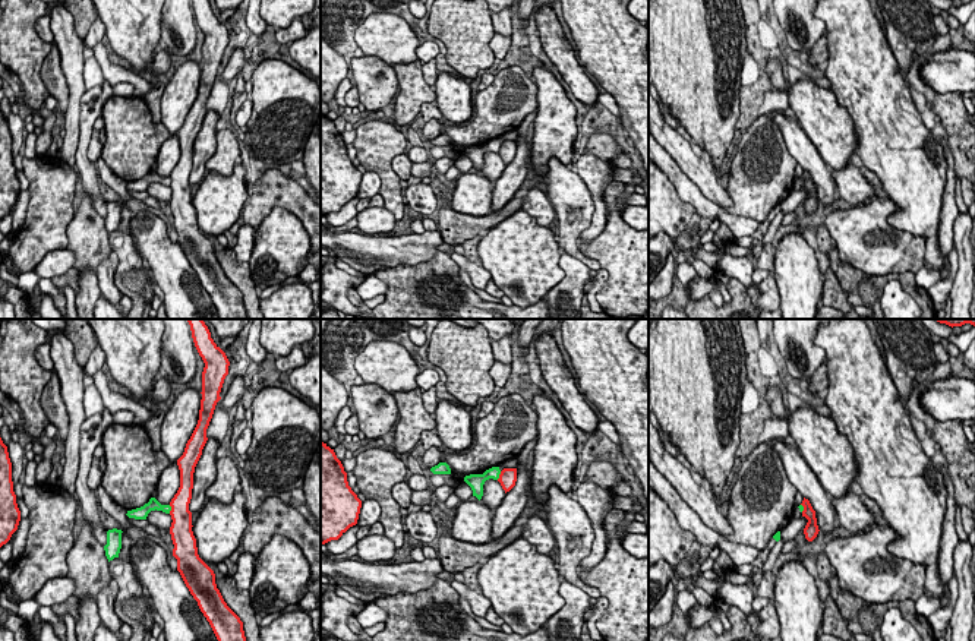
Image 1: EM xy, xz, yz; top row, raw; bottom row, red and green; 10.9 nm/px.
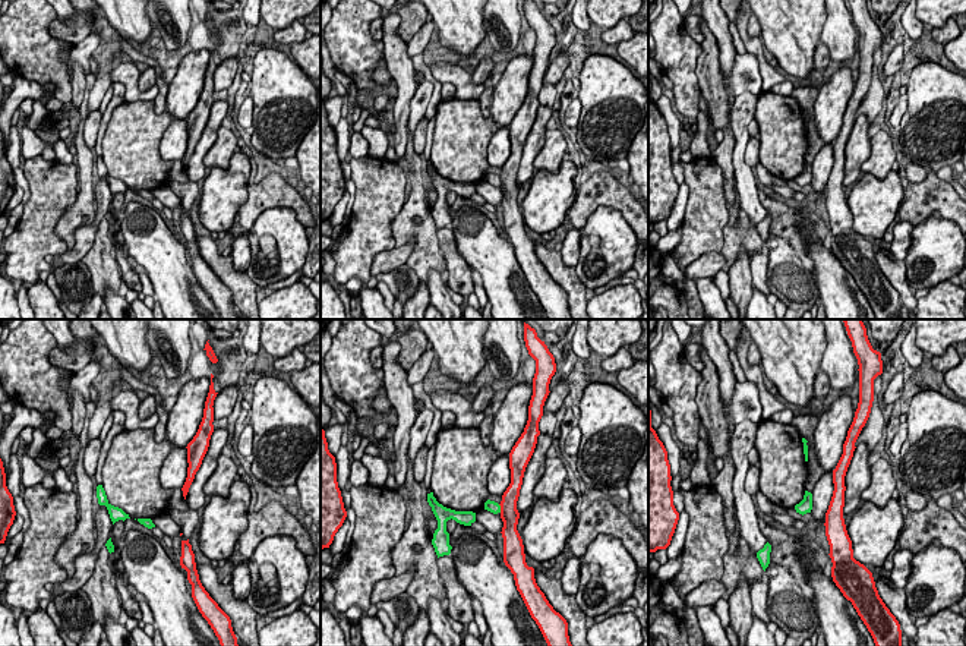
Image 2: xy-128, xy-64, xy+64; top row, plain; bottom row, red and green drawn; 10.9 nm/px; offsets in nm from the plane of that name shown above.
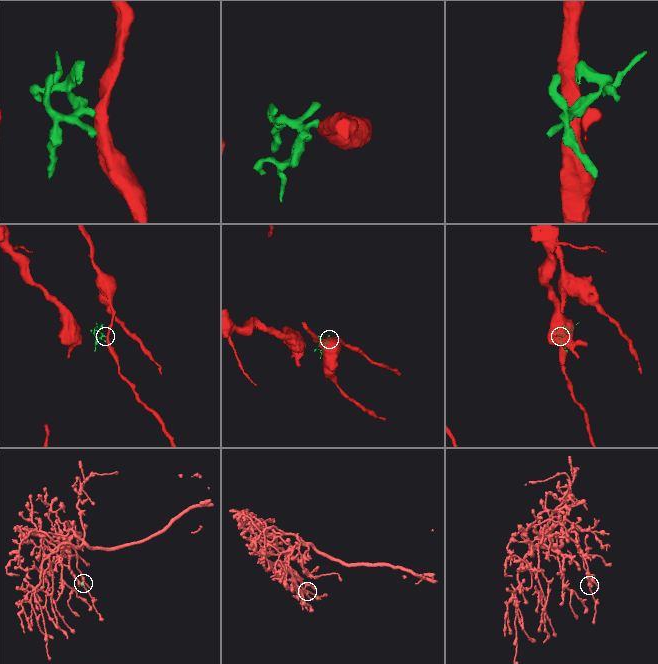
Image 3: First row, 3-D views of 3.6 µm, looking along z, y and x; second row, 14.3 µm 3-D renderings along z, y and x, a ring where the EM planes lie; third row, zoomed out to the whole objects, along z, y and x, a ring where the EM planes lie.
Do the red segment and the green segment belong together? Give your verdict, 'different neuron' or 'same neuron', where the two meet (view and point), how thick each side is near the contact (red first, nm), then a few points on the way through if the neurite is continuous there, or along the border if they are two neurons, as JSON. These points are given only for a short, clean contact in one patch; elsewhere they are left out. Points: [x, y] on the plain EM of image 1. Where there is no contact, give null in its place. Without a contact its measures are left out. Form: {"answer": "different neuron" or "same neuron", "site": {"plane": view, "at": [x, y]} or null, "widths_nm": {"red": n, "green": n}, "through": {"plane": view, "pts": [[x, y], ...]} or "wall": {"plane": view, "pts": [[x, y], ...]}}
{"answer": "different neuron", "site": {"plane": "xy", "at": [172, 182]}, "widths_nm": {"red": 240, "green": 120}, "wall": {"plane": "xy", "pts": [[169, 177], [170, 185]]}}

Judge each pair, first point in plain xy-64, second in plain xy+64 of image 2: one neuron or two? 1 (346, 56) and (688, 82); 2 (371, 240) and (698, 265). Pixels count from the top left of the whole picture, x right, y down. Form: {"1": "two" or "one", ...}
{"1": "one", "2": "two"}

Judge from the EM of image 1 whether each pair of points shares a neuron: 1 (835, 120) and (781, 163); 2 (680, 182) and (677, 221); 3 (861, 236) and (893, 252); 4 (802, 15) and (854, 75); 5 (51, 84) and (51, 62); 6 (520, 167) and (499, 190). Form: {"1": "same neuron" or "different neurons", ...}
{"1": "different neurons", "2": "different neurons", "3": "same neuron", "4": "different neurons", "5": "same neuron", "6": "same neuron"}

